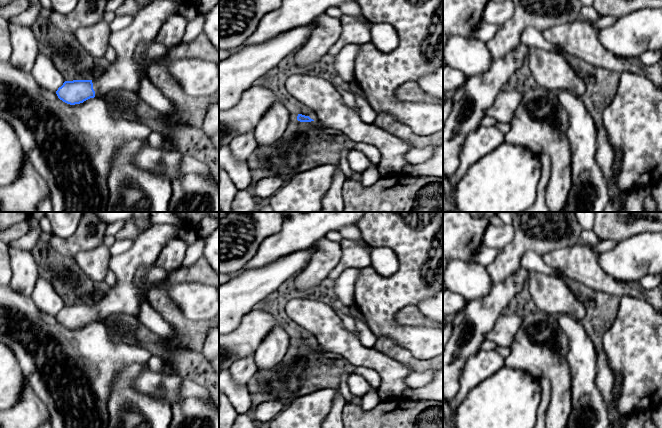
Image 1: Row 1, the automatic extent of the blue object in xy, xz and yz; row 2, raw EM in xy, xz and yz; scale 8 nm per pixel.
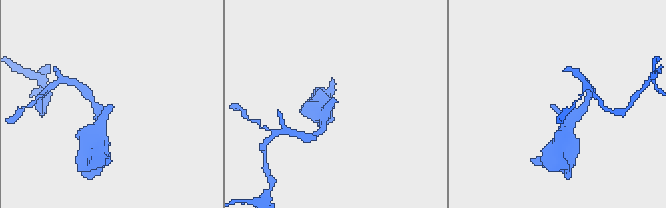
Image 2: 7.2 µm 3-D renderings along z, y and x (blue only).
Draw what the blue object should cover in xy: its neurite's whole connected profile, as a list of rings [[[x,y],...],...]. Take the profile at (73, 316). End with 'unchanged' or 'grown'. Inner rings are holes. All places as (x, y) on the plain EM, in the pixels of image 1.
[[[169,224],[152,225],[142,232],[125,253],[111,257],[110,270],[116,275],[116,284],[92,304],[65,305],[56,315],[58,322],[75,329],[117,313],[138,318],[141,297],[146,297],[148,284],[136,283],[135,274],[142,266],[154,266],[162,248],[176,236],[178,229]]] | grown

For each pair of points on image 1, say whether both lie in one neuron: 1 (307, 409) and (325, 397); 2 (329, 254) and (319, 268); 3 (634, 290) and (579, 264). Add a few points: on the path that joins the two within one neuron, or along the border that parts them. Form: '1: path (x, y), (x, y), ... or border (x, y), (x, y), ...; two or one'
1: path (311, 409), (321, 400); one
2: path (326, 257), (321, 265); one
3: path (620, 289), (608, 285), (593, 276); one

